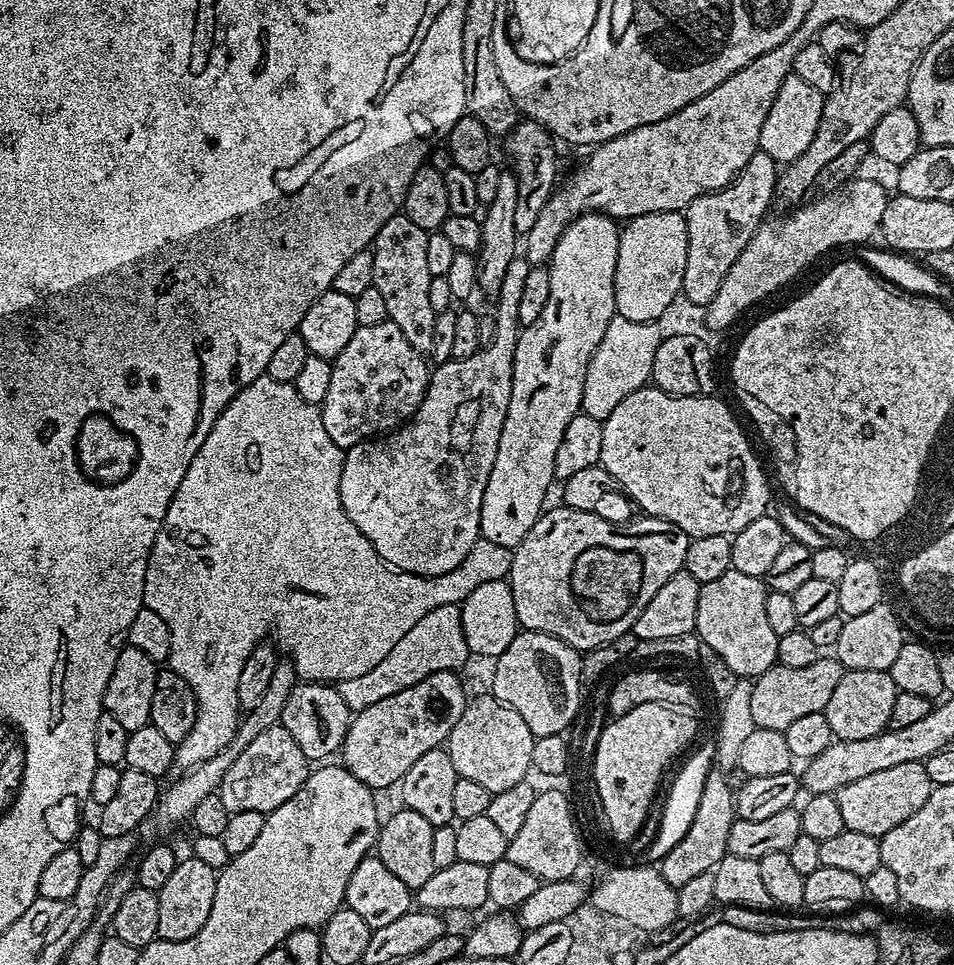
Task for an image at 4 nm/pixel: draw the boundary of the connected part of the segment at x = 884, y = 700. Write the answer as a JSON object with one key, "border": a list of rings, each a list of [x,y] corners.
{"border":[[[845,671],[842,682],[838,682],[838,690],[834,690],[834,698],[830,698],[823,710],[833,737],[836,740],[861,740],[885,731],[892,721],[897,695],[898,689],[891,671]]]}

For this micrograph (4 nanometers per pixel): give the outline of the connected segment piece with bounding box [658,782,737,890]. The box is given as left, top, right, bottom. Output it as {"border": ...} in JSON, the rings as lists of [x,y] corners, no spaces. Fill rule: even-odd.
{"border":[[[707,783],[702,791],[698,812],[685,837],[664,856],[663,860],[659,861],[660,873],[664,875],[666,882],[670,882],[677,890],[686,882],[698,878],[698,874],[713,871],[721,858],[729,855],[730,826],[733,820],[737,819],[736,801],[731,787],[715,788],[714,784]]]}

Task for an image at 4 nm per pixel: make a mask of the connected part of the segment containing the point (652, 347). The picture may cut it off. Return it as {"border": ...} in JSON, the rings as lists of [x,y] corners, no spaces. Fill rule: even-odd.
{"border":[[[615,316],[610,326],[606,326],[606,334],[602,334],[602,342],[598,342],[586,366],[584,397],[580,403],[583,415],[603,422],[614,410],[614,406],[622,402],[622,398],[630,398],[630,394],[645,387],[652,379],[654,354],[658,354],[661,339],[656,322],[643,324]]]}

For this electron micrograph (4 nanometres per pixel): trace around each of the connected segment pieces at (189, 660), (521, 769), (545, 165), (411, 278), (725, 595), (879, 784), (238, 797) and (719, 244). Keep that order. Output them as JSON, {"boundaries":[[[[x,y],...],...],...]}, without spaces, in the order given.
{"boundaries":[[[[267,374],[260,376],[254,382],[245,384],[241,388],[232,401],[223,408],[218,414],[218,418],[214,422],[214,426],[210,430],[210,434],[206,434],[206,442],[202,442],[202,446],[198,450],[198,454],[194,454],[194,458],[190,462],[190,466],[186,470],[186,474],[182,478],[182,482],[178,482],[178,490],[174,494],[174,498],[170,502],[170,506],[166,510],[166,518],[162,522],[162,526],[158,530],[158,534],[154,538],[154,546],[150,550],[150,558],[148,559],[148,565],[146,566],[146,578],[144,579],[144,607],[154,610],[154,614],[158,614],[162,617],[162,622],[166,622],[166,626],[170,626],[170,654],[166,661],[167,667],[171,671],[178,673],[181,678],[185,680],[190,686],[190,690],[196,695],[196,721],[194,726],[190,730],[190,734],[186,734],[186,738],[182,738],[182,742],[176,745],[176,760],[175,767],[180,770],[191,770],[198,764],[202,764],[214,758],[214,754],[218,754],[218,750],[222,750],[225,744],[230,742],[230,738],[234,738],[236,729],[238,727],[238,705],[236,703],[236,687],[238,686],[238,678],[242,674],[242,666],[246,662],[246,658],[250,658],[250,654],[258,645],[265,639],[264,636],[268,632],[268,628],[276,627],[276,640],[275,643],[279,645],[281,649],[285,648],[287,655],[290,657],[292,665],[301,673],[308,672],[307,679],[312,682],[339,682],[348,678],[355,678],[360,674],[366,674],[367,671],[374,669],[378,663],[382,662],[386,658],[390,650],[393,650],[394,646],[410,630],[414,629],[414,626],[418,625],[418,622],[422,621],[422,618],[426,617],[426,614],[432,610],[438,609],[438,606],[446,606],[447,604],[461,605],[464,600],[470,594],[474,594],[474,590],[478,590],[478,586],[483,584],[489,584],[492,580],[504,580],[508,575],[508,571],[512,568],[512,552],[509,549],[498,546],[494,542],[485,540],[483,538],[477,540],[474,547],[470,550],[470,554],[466,554],[466,558],[460,567],[450,570],[446,574],[441,576],[415,576],[409,572],[402,572],[392,567],[390,564],[385,564],[380,559],[380,555],[374,550],[374,546],[369,540],[364,537],[362,530],[358,530],[358,526],[354,526],[354,522],[350,522],[350,518],[346,514],[346,510],[342,506],[342,498],[340,497],[340,479],[342,478],[342,466],[344,465],[344,453],[345,449],[339,448],[334,441],[330,438],[330,434],[326,434],[326,426],[322,422],[322,414],[320,408],[315,404],[306,402],[306,398],[302,398],[302,394],[298,394],[295,384],[287,384],[286,382],[278,382],[274,378],[270,378]]],[[[491,694],[469,699],[462,718],[458,718],[446,741],[457,777],[471,778],[491,792],[510,790],[510,786],[525,780],[532,768],[533,750],[534,737],[530,726],[522,722],[522,714]]],[[[521,119],[516,127],[508,133],[503,141],[508,151],[510,170],[516,175],[518,182],[518,211],[514,214],[514,226],[517,233],[526,234],[534,222],[538,222],[538,214],[542,214],[542,206],[546,206],[557,187],[556,181],[556,147],[557,141],[552,133],[547,132],[541,124],[533,120]]],[[[402,214],[392,216],[382,230],[378,230],[371,245],[374,254],[373,288],[382,293],[386,301],[388,319],[402,330],[406,342],[421,354],[431,353],[434,346],[434,326],[438,313],[430,306],[430,282],[432,275],[426,266],[426,250],[429,233]]],[[[735,570],[700,585],[695,635],[710,646],[714,655],[720,656],[722,664],[737,678],[758,677],[777,663],[780,637],[776,636],[766,614],[768,594],[769,589],[761,577]]],[[[915,760],[890,766],[890,770],[878,770],[878,774],[870,774],[867,778],[858,778],[858,782],[842,786],[839,792],[835,793],[835,797],[838,810],[842,810],[845,828],[879,838],[894,830],[894,826],[906,822],[910,814],[919,810],[926,798],[930,798],[933,787],[923,763]]],[[[277,726],[262,730],[262,734],[258,734],[258,738],[254,738],[254,742],[250,742],[250,746],[246,746],[238,758],[234,758],[234,766],[226,770],[218,795],[230,814],[242,810],[258,810],[267,814],[298,794],[309,771],[310,762],[306,754],[302,754],[298,742],[290,738],[290,730]]],[[[757,150],[731,184],[694,198],[694,202],[684,209],[688,253],[682,293],[690,302],[706,306],[718,294],[730,266],[738,262],[738,254],[746,250],[750,238],[754,238],[769,215],[768,207],[774,204],[777,179],[776,160]]]]}

